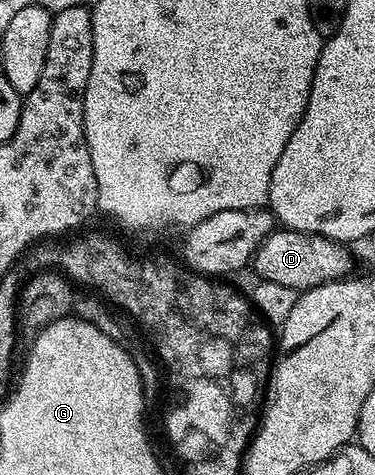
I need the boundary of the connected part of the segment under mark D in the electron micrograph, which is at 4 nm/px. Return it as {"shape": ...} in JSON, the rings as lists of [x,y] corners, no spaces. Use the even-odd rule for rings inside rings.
{"shape":[[[277,228],[260,244],[255,257],[252,258],[250,265],[254,270],[256,268],[257,278],[260,281],[273,281],[282,283],[283,289],[294,289],[303,291],[313,289],[319,285],[325,285],[327,281],[338,281],[349,276],[352,269],[352,253],[347,244],[339,241],[331,241],[325,237],[313,237],[310,233],[298,233],[293,229]]]}

